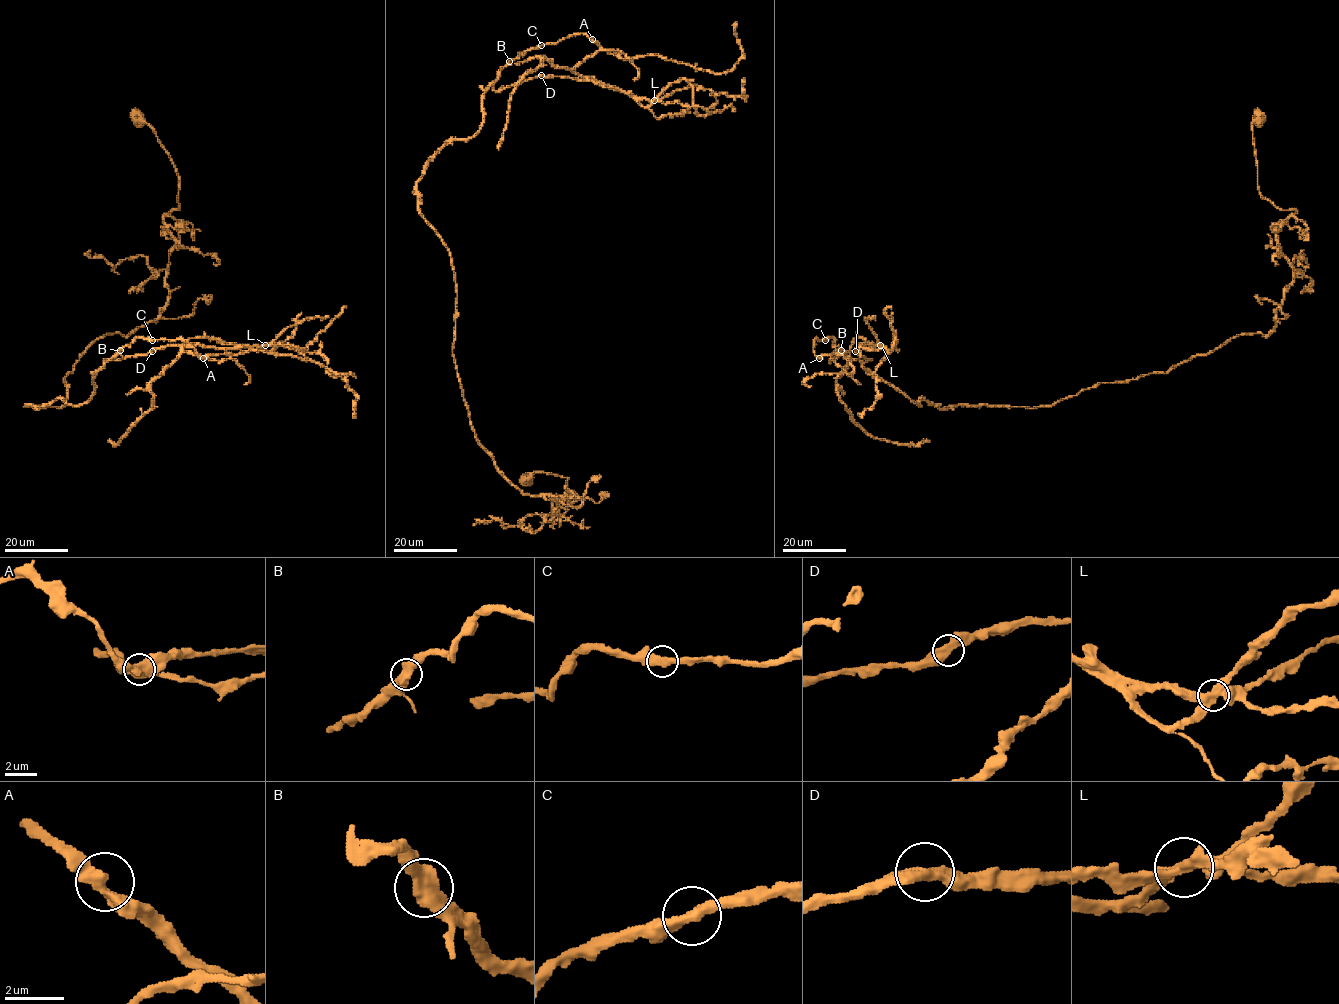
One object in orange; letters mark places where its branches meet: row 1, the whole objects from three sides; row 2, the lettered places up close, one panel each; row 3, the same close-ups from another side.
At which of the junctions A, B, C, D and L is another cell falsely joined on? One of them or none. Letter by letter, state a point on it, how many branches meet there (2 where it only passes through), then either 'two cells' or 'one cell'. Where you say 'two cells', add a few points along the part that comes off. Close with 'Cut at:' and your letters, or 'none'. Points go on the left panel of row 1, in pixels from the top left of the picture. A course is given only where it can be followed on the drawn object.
A: at (203, 358); 2 branches meet; one cell
B: at (120, 350); 2 branches meet; one cell
C: at (152, 340); 2 branches meet; one cell
D: at (152, 351); 2 branches meet; one cell
L: at (265, 345); 2 branches meet; two cells; foreign part runs (265, 345), (253, 349), (209, 338), (187, 340), (182, 352), (151, 383), (152, 406), (117, 444), (109, 441)
Cut at: L

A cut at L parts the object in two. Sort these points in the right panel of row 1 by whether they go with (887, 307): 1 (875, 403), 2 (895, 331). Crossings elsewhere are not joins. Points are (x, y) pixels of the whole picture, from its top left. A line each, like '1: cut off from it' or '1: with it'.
1: cut off from it
2: with it

